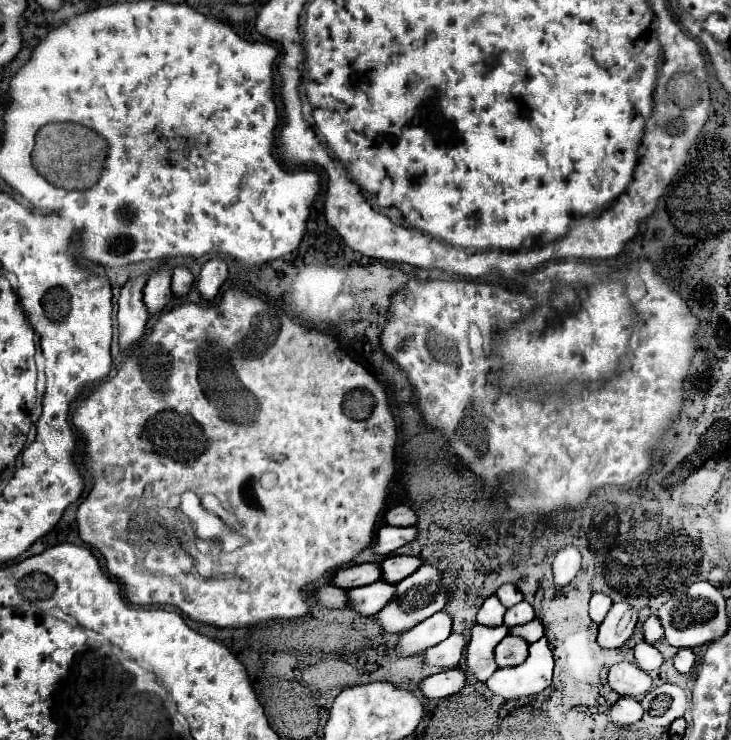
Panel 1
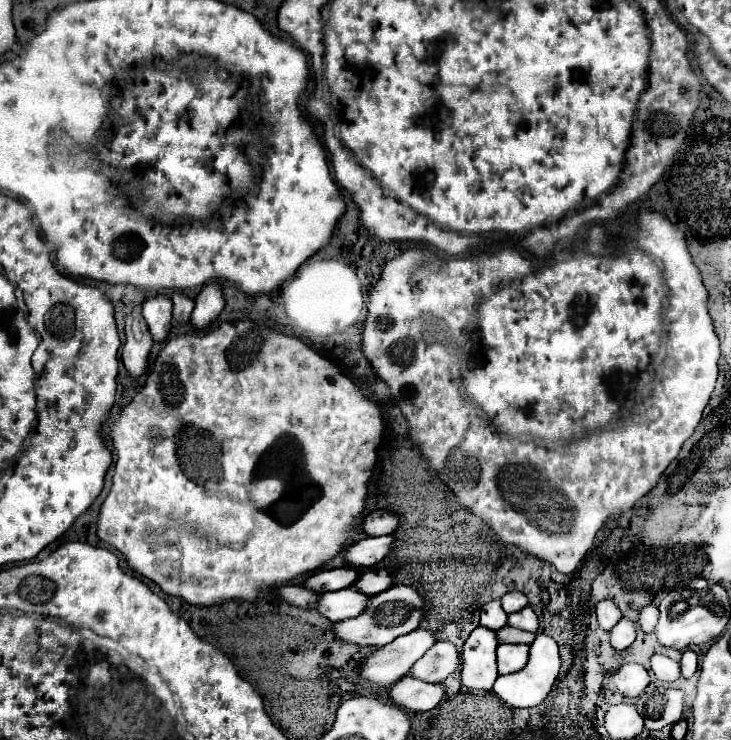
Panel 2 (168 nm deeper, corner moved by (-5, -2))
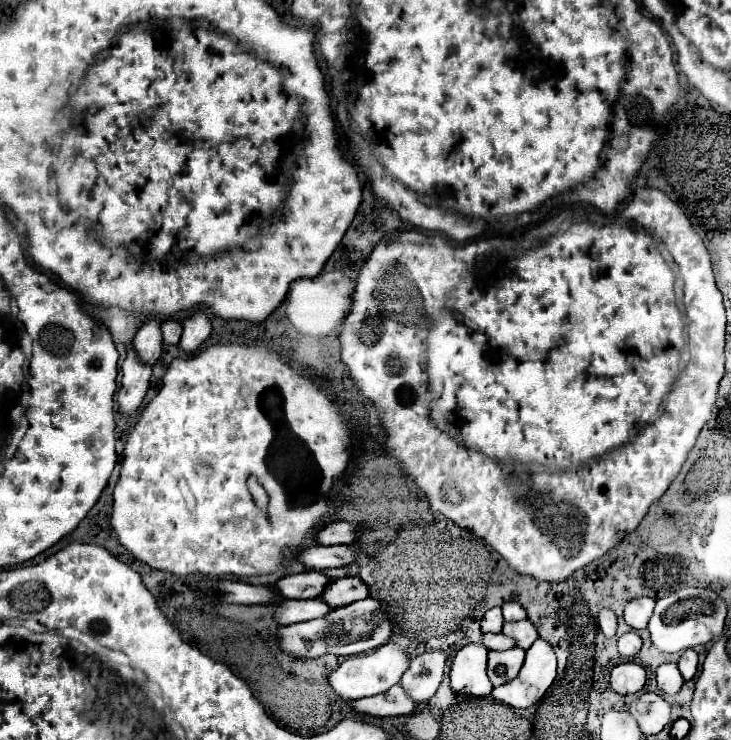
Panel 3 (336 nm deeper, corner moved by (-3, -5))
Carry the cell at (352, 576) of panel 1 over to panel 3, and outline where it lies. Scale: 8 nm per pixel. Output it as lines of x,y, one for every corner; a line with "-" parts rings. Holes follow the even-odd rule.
305,571
279,579
275,587
279,589
279,593
283,593
285,599
315,599
323,595
329,583
331,579
321,571

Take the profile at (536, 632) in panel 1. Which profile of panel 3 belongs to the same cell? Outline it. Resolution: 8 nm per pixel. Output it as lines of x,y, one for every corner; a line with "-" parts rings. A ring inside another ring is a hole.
487,633
487,635
483,635
483,645
491,651
503,651
503,649
515,647
515,639
507,637
503,633

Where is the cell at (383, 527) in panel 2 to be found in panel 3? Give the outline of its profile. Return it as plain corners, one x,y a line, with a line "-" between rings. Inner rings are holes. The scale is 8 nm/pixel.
347,521
329,523
323,531
319,531
319,545
351,545
357,539
357,527

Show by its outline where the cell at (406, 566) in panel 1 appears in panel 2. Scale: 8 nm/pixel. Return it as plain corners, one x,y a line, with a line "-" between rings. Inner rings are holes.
367,570
359,574
357,582
353,582
353,588
367,594
367,596
377,596
379,592
387,590
391,586
391,576
385,570

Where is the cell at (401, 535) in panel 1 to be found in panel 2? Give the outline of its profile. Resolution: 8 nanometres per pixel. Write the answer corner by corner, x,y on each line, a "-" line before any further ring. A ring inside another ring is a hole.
391,536
363,538
363,540
357,540
351,546
347,546
345,552
343,552
343,558
345,558
347,564
371,568
387,556
387,552
391,548
391,542
393,542

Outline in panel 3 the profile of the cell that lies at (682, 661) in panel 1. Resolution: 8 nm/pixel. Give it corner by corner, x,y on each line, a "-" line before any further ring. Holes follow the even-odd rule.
693,649
683,651
683,655
681,655
681,659
679,659
677,665
679,665
679,671
681,671
681,675
683,675
685,681
693,679
693,675
697,673
697,653

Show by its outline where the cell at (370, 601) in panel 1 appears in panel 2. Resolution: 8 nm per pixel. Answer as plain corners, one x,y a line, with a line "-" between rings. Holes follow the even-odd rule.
345,588
345,590
321,594
321,602
317,602
315,610
331,622
341,622
345,618
359,616
359,612
365,610
367,600
369,600
369,596
365,596
353,588

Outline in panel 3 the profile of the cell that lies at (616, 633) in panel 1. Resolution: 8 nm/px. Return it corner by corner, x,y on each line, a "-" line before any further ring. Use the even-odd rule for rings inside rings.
629,631
617,639
617,649
619,655
623,657
635,657
637,651
641,649
641,637
635,631

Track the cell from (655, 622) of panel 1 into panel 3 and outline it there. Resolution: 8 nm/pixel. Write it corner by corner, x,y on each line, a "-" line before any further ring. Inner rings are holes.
637,597
637,599
631,599
627,603
623,619
633,629
645,629
649,619
651,619
651,615
653,615
653,609
655,609
655,599
651,599
651,597

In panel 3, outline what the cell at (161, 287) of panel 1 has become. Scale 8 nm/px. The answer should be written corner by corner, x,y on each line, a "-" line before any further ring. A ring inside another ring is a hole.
149,319
145,325
141,325
135,339
133,339
133,345
135,345
135,351
137,351
139,359
147,365
153,365
159,359
161,347
163,347
161,321

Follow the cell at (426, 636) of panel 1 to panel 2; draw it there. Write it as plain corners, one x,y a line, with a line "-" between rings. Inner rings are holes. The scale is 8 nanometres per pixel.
413,630
371,652
361,664
361,678
385,688
401,680
411,666
433,646
435,636
429,630

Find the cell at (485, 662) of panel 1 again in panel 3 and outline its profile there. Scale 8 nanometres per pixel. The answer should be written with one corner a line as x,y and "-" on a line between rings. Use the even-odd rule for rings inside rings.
469,643
459,649
451,665
451,689
463,695
485,697
493,691
487,677
487,649
483,643

